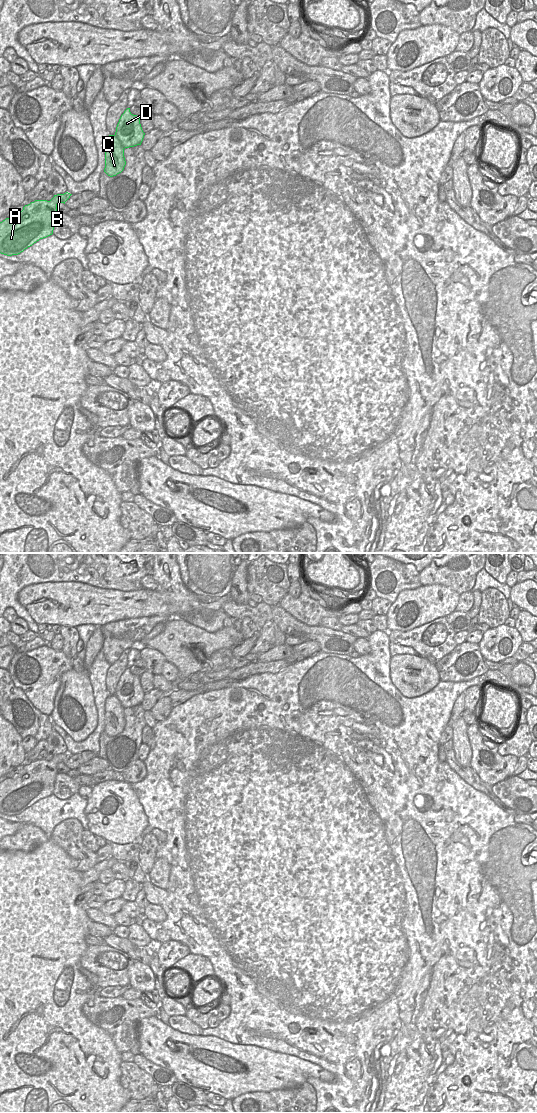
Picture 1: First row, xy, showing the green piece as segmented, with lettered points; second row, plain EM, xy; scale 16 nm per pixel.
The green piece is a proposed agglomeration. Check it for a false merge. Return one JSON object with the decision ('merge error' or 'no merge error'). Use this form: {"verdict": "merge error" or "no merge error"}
{"verdict": "merge error"}

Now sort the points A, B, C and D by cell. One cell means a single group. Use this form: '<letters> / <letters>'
A B C / D

